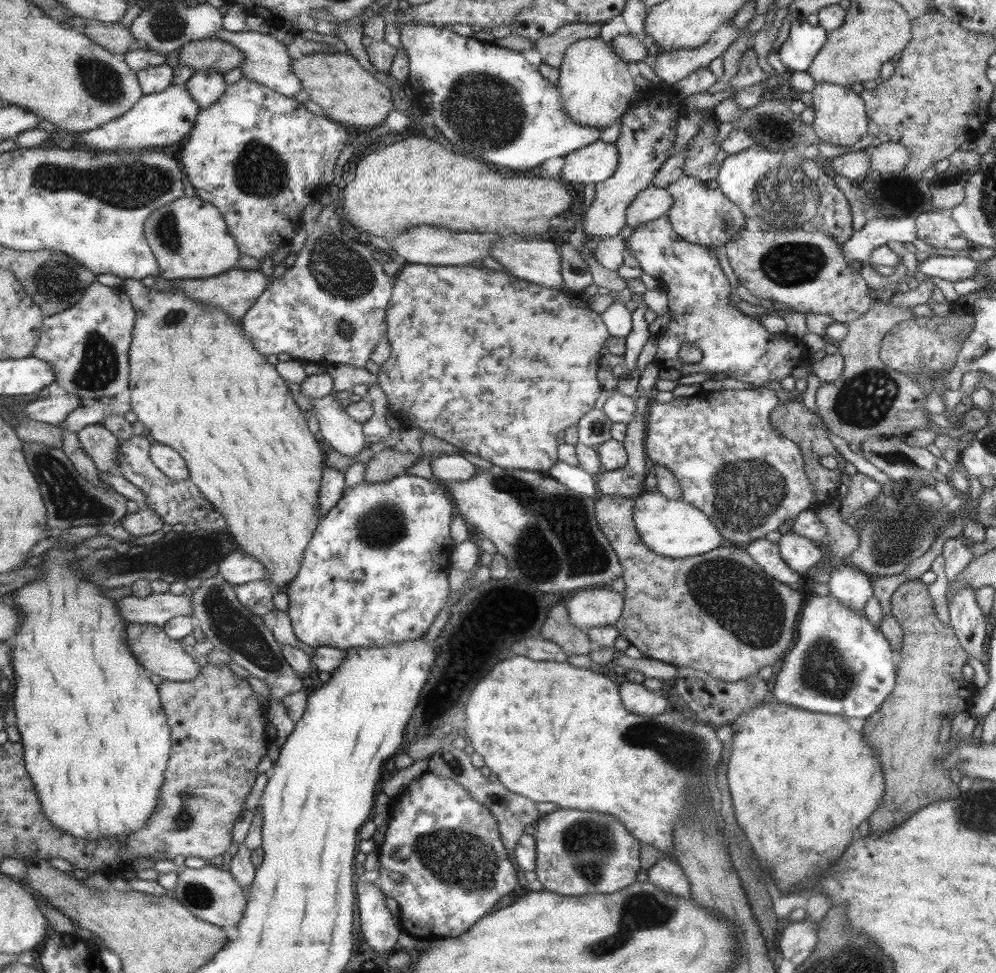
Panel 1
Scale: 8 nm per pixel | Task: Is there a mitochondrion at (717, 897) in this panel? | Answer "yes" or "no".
no

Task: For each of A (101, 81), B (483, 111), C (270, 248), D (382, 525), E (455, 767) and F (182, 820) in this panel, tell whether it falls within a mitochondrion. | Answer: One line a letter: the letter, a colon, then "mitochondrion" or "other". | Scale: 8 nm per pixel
A: mitochondrion
B: mitochondrion
C: other
D: mitochondrion
E: other
F: mitochondrion

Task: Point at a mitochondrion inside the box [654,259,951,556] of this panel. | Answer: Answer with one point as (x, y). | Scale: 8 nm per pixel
(746, 493)

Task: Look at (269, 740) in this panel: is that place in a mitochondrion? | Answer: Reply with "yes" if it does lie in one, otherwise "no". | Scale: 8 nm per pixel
no

